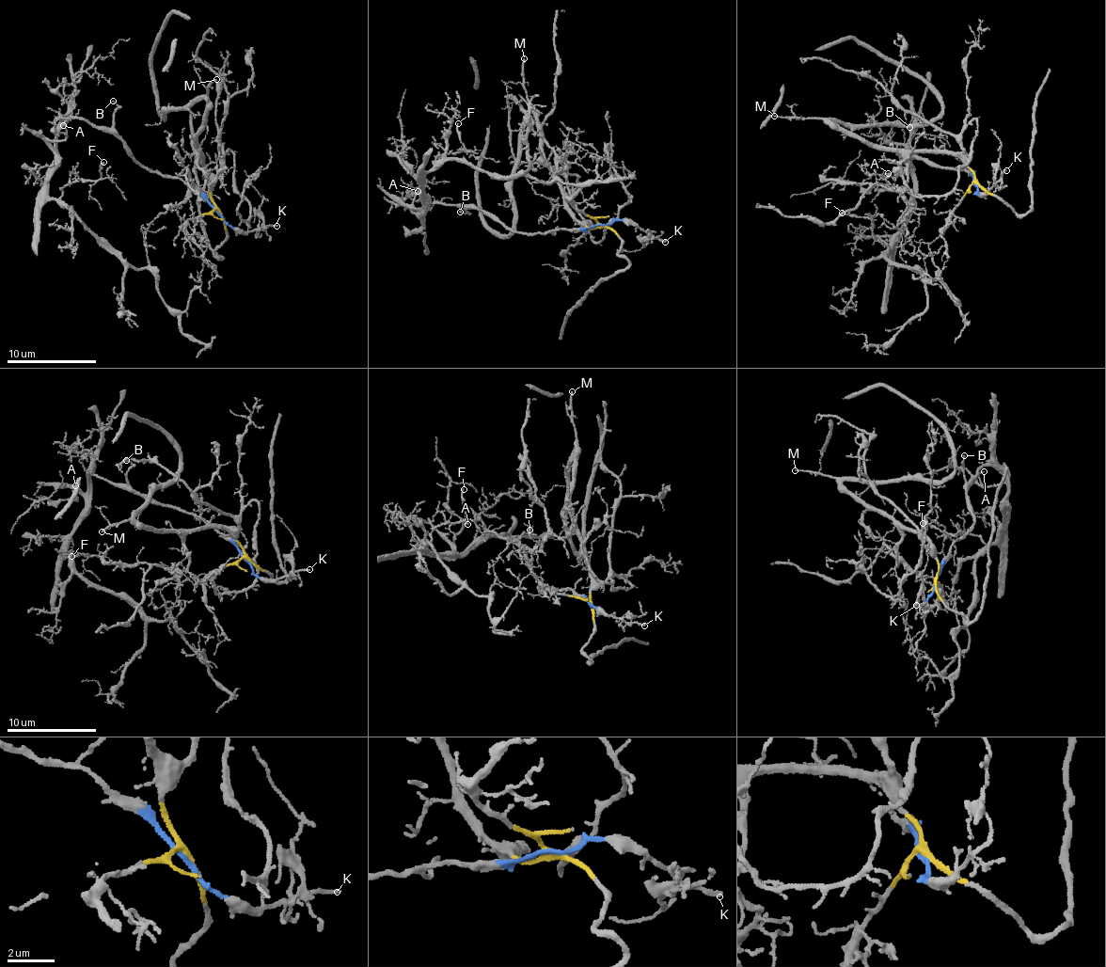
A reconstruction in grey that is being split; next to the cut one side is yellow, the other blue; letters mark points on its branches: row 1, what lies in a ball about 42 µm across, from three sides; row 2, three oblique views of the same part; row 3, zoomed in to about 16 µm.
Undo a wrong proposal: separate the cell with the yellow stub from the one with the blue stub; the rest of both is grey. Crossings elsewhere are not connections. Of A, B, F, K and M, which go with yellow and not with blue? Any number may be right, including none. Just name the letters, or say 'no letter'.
M

